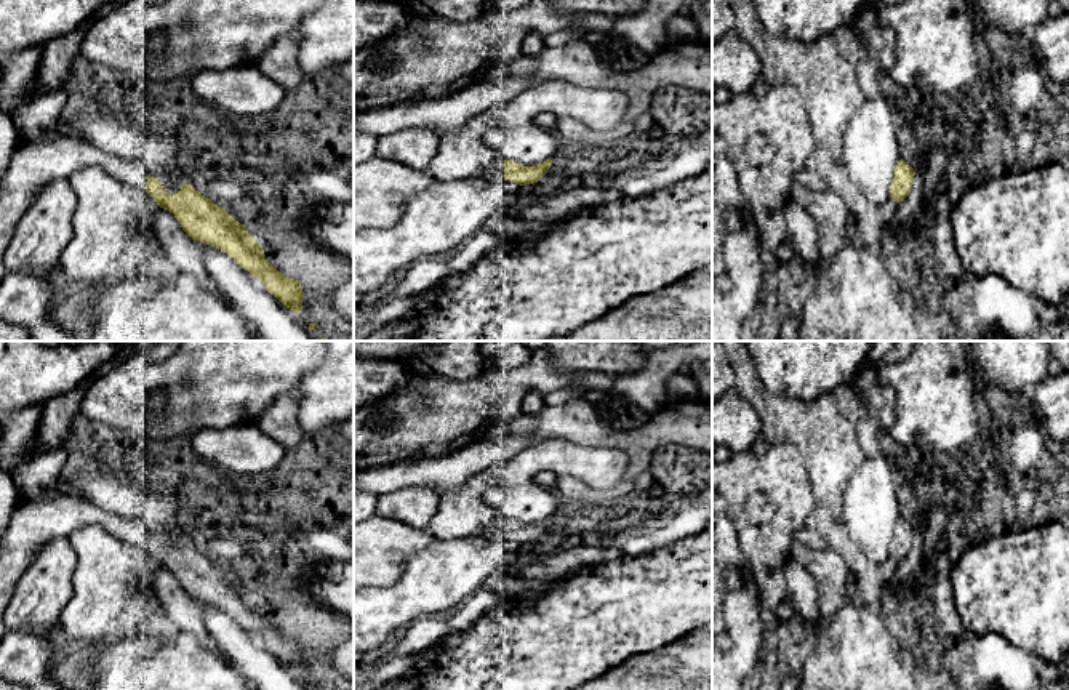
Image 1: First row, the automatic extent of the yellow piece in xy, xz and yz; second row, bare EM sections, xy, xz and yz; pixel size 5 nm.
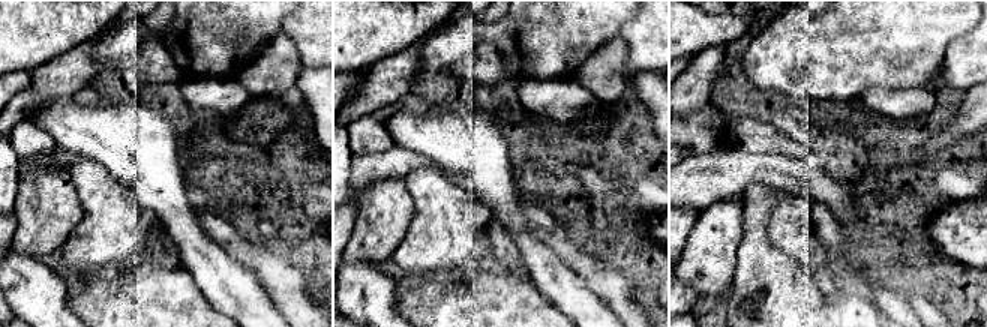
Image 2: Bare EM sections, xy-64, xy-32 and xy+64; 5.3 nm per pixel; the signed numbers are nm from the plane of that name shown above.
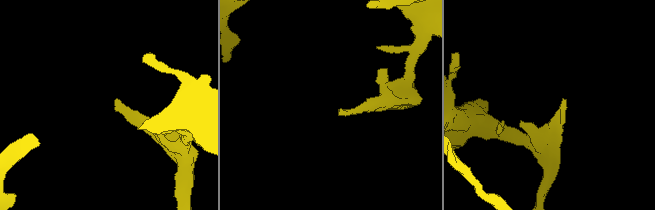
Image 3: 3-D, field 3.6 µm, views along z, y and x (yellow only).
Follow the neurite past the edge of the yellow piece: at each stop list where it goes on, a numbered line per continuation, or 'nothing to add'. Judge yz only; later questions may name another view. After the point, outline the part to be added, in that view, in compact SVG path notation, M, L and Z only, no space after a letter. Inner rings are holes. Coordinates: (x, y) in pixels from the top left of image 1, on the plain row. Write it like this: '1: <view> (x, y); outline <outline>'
nothing to add

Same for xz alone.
1: xz (496, 529); outline M496 517L494 522L482 533L486 538L504 540L504 519Z

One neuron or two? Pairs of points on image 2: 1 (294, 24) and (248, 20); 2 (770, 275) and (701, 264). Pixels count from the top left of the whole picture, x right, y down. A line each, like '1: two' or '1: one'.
1: two
2: two

